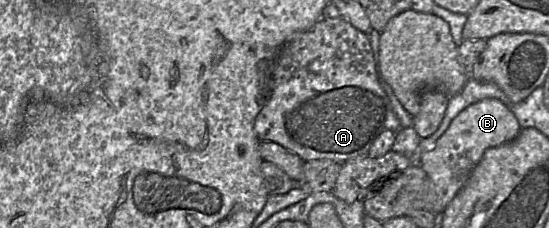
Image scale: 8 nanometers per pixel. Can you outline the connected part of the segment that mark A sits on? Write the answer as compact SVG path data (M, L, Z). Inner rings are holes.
M341 16L320 19L309 30L296 33L282 46L274 66L270 97L255 119L255 133L261 141L275 142L296 153L304 162L332 160L344 163L365 156L384 131L398 132L401 124L380 83L378 65L366 33Z

